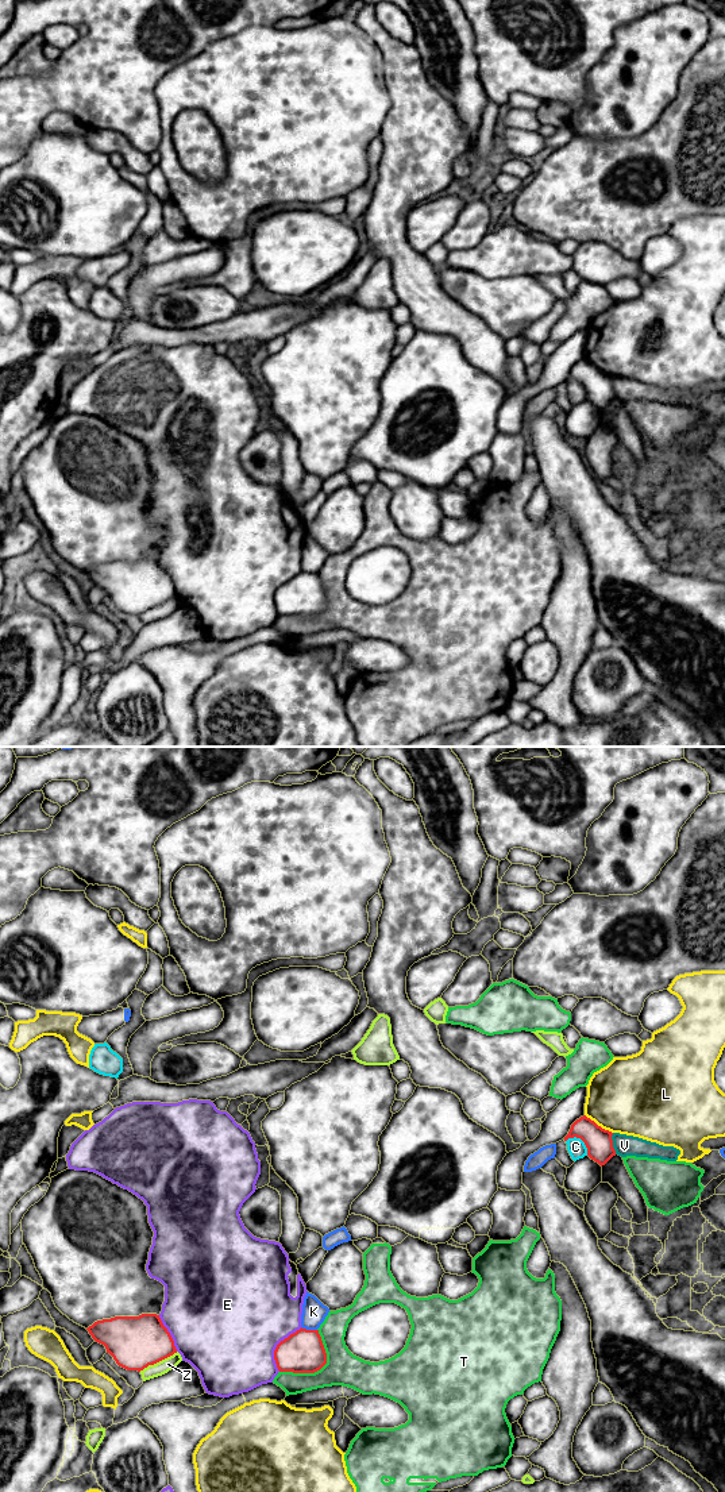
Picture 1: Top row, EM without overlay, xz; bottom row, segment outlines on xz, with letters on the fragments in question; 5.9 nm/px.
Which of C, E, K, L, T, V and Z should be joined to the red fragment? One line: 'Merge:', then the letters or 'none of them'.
Merge: none of them

